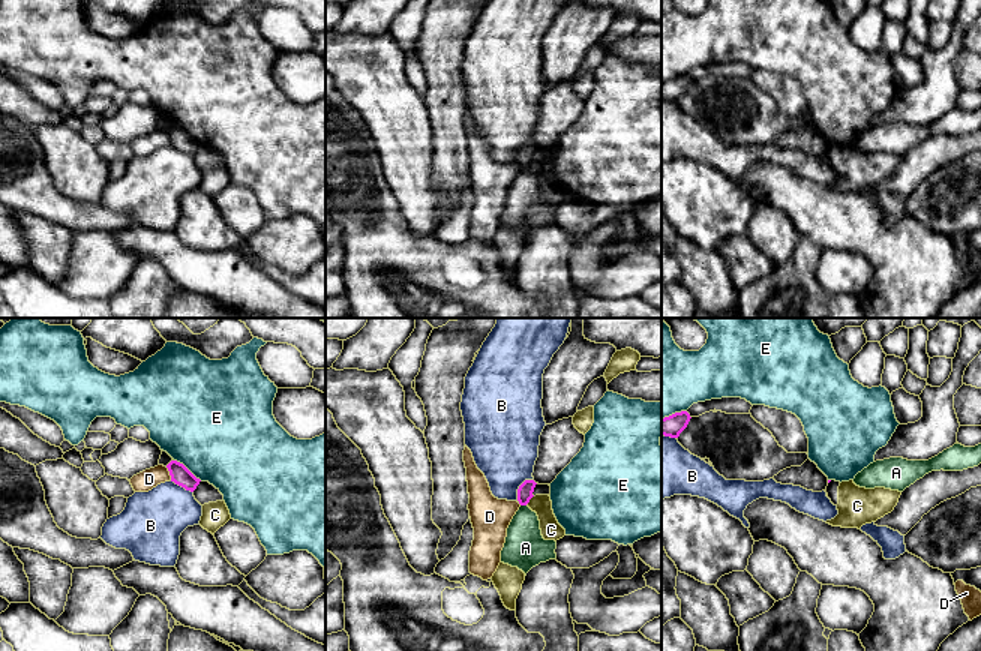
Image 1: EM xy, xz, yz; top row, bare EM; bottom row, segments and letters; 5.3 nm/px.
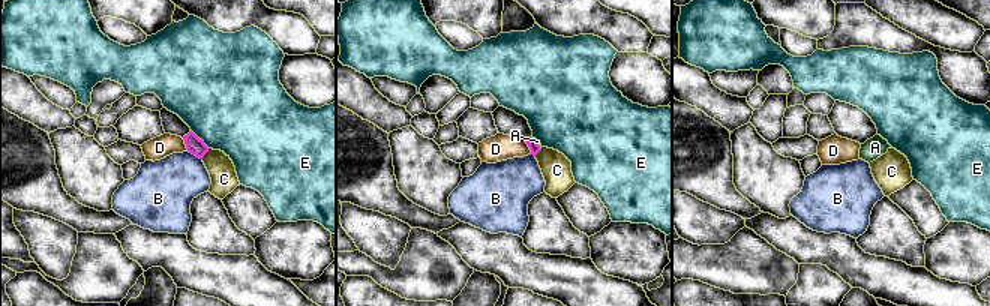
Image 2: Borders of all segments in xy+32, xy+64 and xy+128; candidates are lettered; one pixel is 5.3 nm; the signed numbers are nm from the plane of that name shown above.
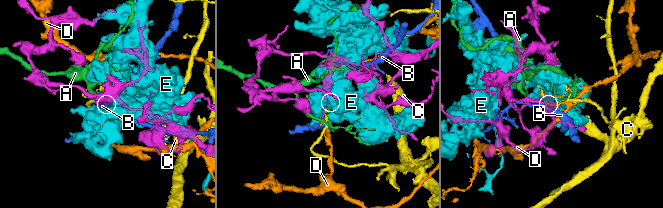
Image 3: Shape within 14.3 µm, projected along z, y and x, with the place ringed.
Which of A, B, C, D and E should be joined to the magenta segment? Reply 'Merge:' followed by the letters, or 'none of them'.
Merge: none of them

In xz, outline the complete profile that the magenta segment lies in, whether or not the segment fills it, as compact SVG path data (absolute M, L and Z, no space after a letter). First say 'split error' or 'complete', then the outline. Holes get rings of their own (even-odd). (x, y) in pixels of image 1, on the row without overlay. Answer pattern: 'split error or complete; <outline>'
complete; M525 144L519 153L518 153L518 165L520 170L526 170L530 166L530 164L534 160L534 152L536 152L536 146L534 144Z

